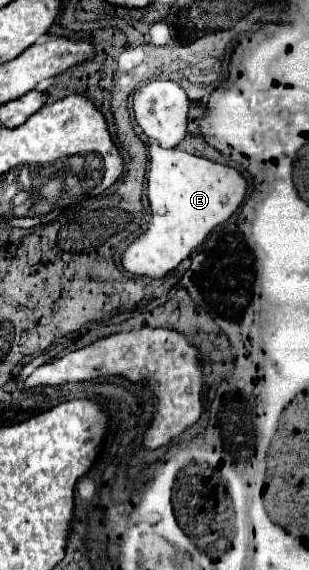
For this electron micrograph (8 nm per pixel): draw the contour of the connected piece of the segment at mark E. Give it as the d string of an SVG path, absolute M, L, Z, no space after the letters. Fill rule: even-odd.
M149 140L149 162L147 198L153 216L147 232L123 252L123 266L135 276L161 278L201 246L215 226L237 212L247 196L247 180L235 168L179 148L165 150L155 140Z

